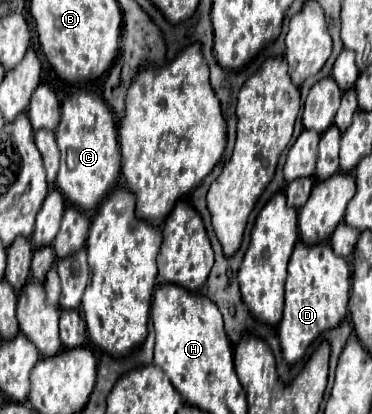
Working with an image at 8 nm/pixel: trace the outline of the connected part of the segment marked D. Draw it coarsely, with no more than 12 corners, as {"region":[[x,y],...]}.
{"region":[[296,244],[278,338],[284,362],[348,316],[350,268]]}

